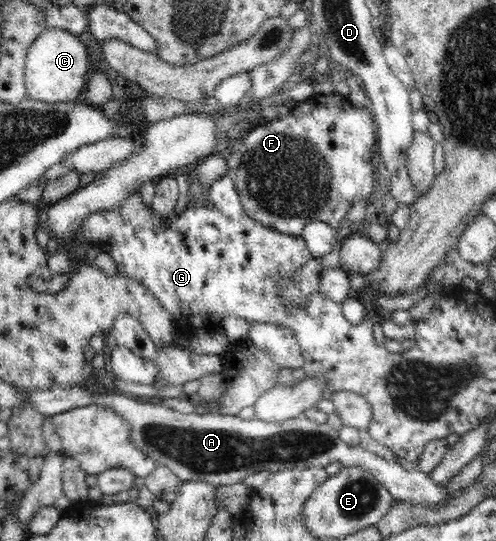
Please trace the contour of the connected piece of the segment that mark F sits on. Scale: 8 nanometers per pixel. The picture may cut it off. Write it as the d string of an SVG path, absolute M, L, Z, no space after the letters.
M316 93L307 101L297 103L289 114L279 118L269 115L241 136L244 151L240 164L234 169L234 184L246 214L266 227L296 237L301 237L303 227L312 221L322 221L338 229L356 201L368 203L372 199L372 155L378 135L369 107L356 108L337 93Z

